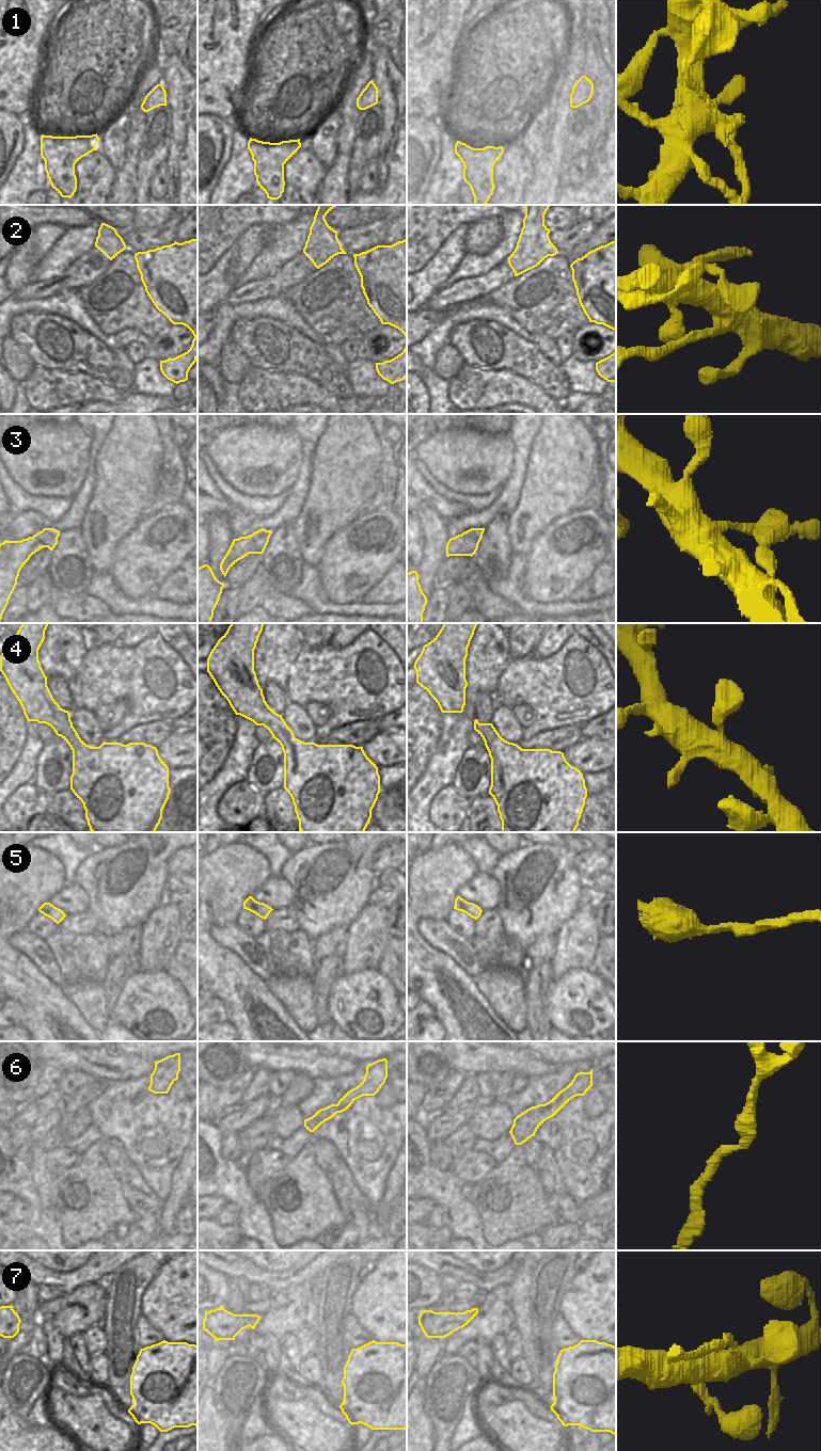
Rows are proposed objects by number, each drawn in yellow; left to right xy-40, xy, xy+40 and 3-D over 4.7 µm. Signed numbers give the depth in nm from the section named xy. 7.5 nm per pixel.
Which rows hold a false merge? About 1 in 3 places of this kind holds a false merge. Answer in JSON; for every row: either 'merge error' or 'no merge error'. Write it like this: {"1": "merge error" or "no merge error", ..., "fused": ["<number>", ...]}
{"1": "merge error", "2": "no merge error", "3": "merge error", "4": "no merge error", "5": "no merge error", "6": "no merge error", "7": "merge error", "fused": ["1", "3", "7"]}

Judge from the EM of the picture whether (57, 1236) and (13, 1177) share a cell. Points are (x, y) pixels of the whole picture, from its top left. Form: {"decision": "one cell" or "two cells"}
{"decision": "one cell"}

